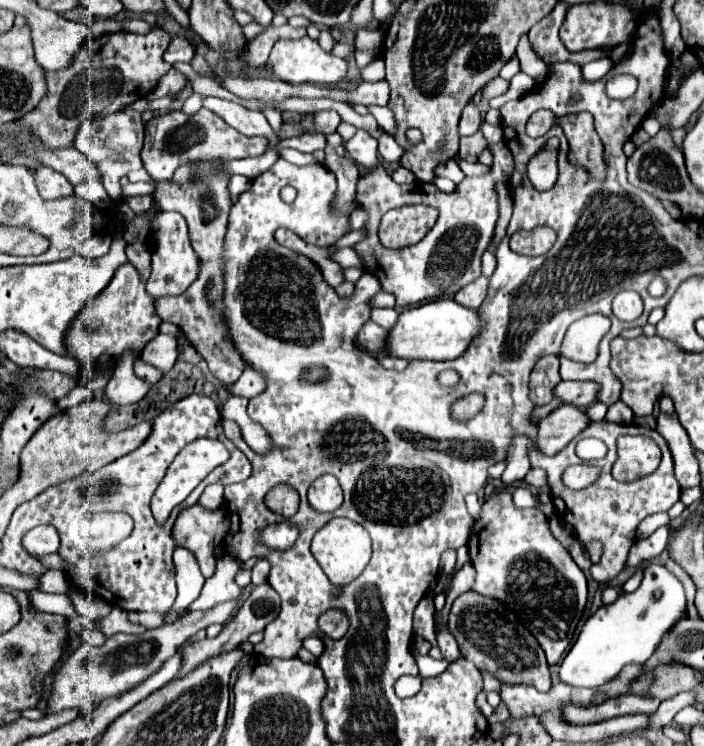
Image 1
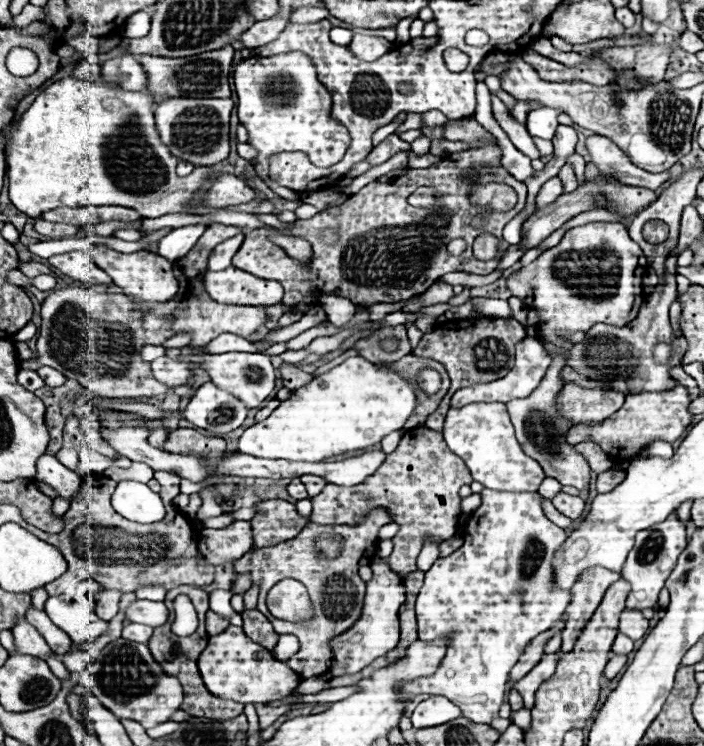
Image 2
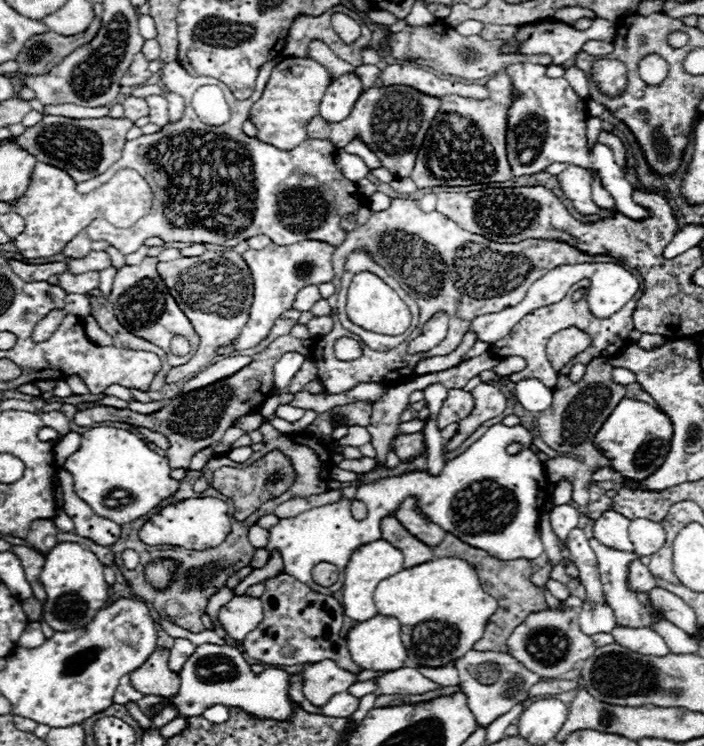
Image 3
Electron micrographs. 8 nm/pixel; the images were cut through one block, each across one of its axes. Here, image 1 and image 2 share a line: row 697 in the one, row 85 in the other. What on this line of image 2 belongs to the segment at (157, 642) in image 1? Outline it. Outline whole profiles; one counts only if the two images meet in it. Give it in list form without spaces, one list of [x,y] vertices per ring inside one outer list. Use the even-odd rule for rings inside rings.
[[[62,78],[58,82],[54,82],[52,86],[48,86],[34,102],[32,106],[20,116],[20,120],[16,124],[10,124],[6,130],[6,162],[8,162],[8,190],[10,190],[10,200],[12,204],[28,214],[30,218],[40,216],[42,212],[60,208],[60,206],[70,206],[70,208],[82,208],[82,206],[126,206],[126,208],[134,208],[138,214],[142,214],[142,218],[158,218],[170,212],[192,212],[194,210],[194,196],[198,196],[198,190],[204,186],[204,182],[208,180],[208,176],[212,174],[210,168],[206,168],[206,174],[188,174],[188,176],[178,176],[176,174],[176,166],[168,164],[168,150],[162,144],[162,140],[158,138],[156,132],[156,122],[154,122],[154,102],[150,94],[142,94],[142,92],[130,92],[130,90],[122,90],[122,88],[114,88],[110,84],[106,84],[102,78],[88,82],[88,80],[80,80],[80,78]]]

